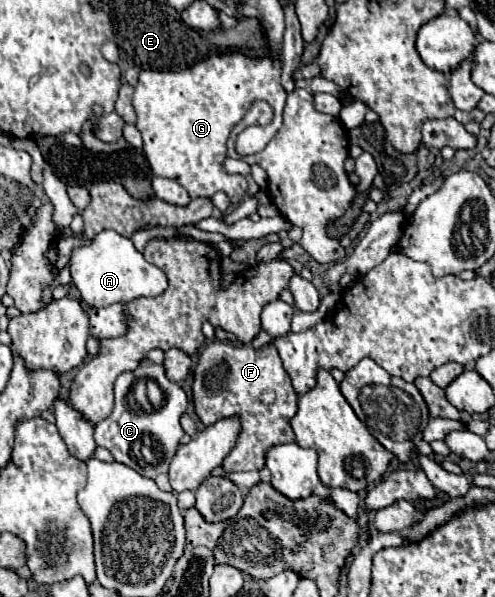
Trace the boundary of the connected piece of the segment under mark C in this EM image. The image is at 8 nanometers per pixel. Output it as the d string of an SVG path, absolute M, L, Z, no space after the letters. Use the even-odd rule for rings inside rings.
M143 359L141 365L135 371L121 373L117 377L113 413L107 419L103 419L95 425L95 441L97 441L99 447L109 449L113 453L115 461L135 469L143 477L155 479L159 473L167 473L169 461L175 455L175 451L179 447L179 441L185 433L179 425L179 417L185 413L185 407L187 407L185 391L177 383L167 381L163 365L153 365L147 359ZM141 379L153 379L163 389L163 403L161 403L159 409L155 409L151 413L145 413L137 405L135 395L133 395L133 385Z

